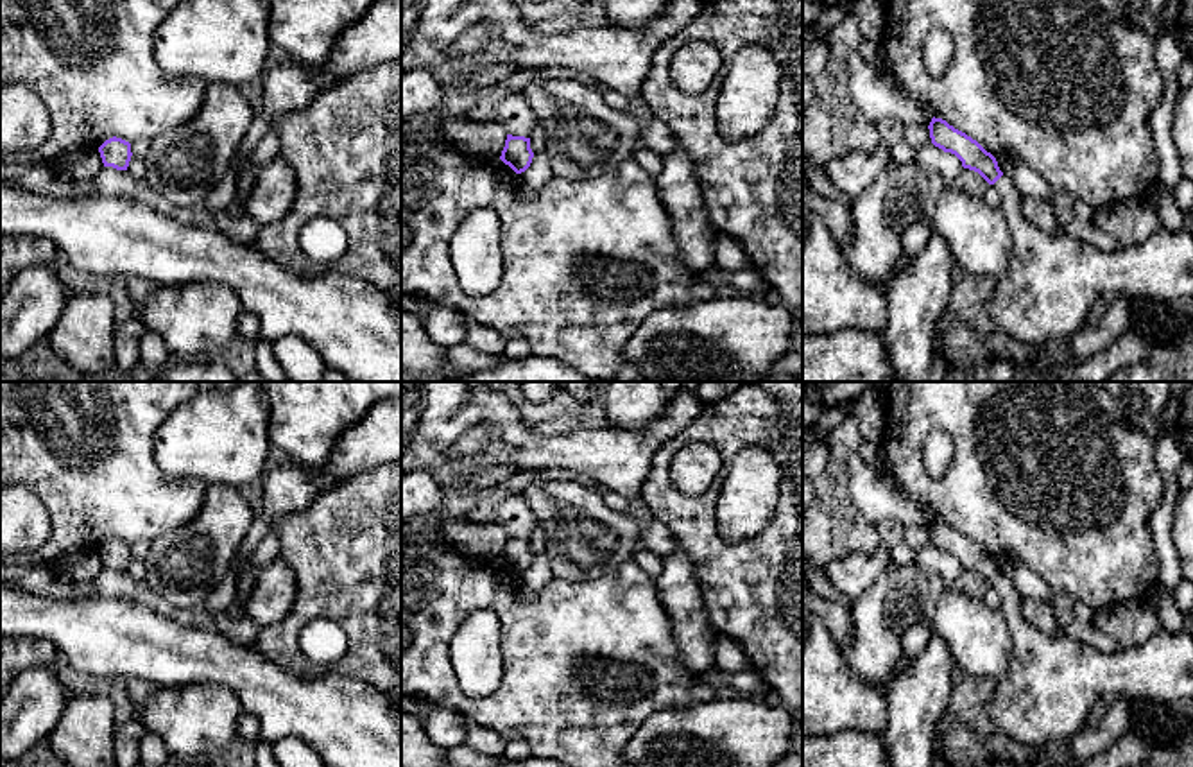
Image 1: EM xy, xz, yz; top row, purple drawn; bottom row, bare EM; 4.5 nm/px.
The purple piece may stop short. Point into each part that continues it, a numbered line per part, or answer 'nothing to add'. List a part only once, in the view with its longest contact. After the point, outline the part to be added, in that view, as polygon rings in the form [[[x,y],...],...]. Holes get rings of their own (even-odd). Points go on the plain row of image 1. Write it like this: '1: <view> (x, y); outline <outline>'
1: yz (1052, 681); outline [[[1005,575],[994,584],[1012,634],[1012,654],[994,697],[985,702],[998,731],[1010,740],[1046,747],[1071,738],[1086,726],[1091,708],[1116,697],[1146,699],[1164,708],[1184,708],[1193,699],[1193,636],[1157,631],[1134,649],[1103,652],[1066,634],[1046,634],[1025,620],[1021,593]]]

